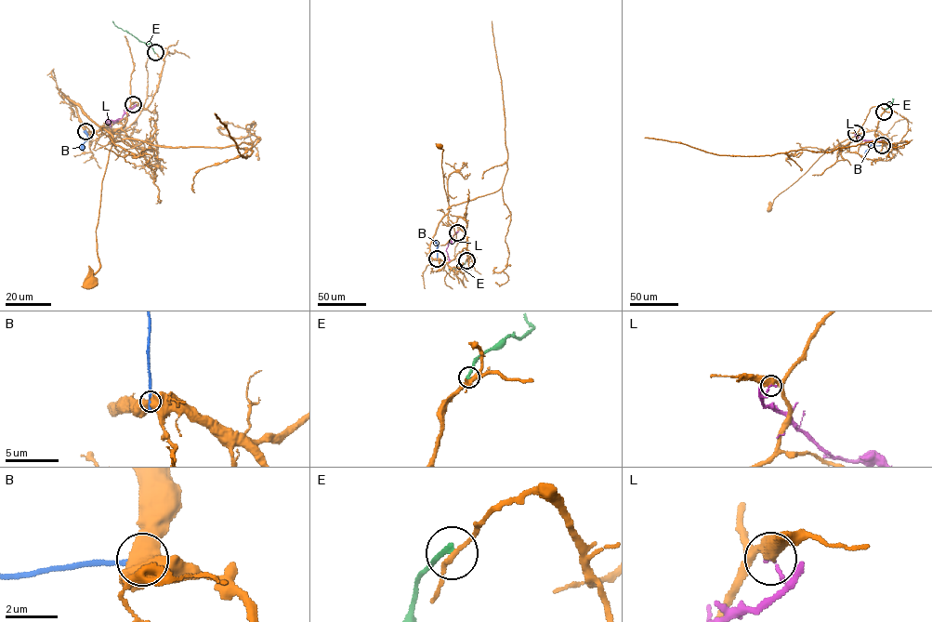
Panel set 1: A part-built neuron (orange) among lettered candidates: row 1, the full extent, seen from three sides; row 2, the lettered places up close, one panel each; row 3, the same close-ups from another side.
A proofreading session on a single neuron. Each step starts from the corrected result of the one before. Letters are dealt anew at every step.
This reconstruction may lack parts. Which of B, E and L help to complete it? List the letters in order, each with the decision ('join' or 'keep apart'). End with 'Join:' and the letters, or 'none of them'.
B: keep apart
E: keep apart
L: keep apart
Join: none of them

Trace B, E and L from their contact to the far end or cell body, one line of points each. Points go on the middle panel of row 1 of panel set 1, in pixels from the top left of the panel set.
B: (437, 258), (435, 241)
E: (466, 260), (461, 266), (449, 269)
L: (457, 232), (446, 248), (449, 262)

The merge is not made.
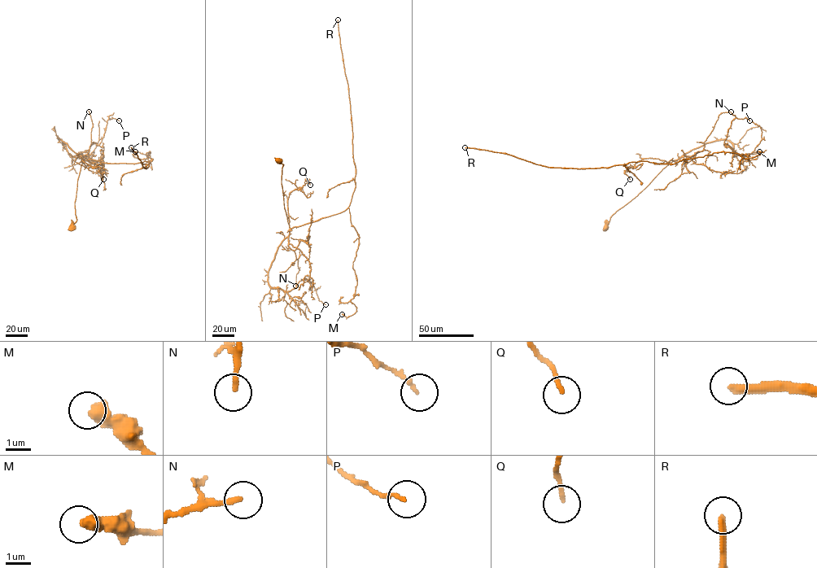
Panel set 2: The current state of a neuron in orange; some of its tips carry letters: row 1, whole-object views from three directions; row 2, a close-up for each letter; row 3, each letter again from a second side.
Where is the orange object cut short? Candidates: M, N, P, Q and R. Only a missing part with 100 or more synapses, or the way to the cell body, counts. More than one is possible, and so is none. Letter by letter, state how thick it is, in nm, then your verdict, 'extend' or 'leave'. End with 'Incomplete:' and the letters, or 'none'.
M: calibre 500 nm; leave
N: calibre 200 nm; leave
P: calibre 130 nm; leave
Q: calibre 150 nm; leave
R: calibre 280 nm; extend
Incomplete: R

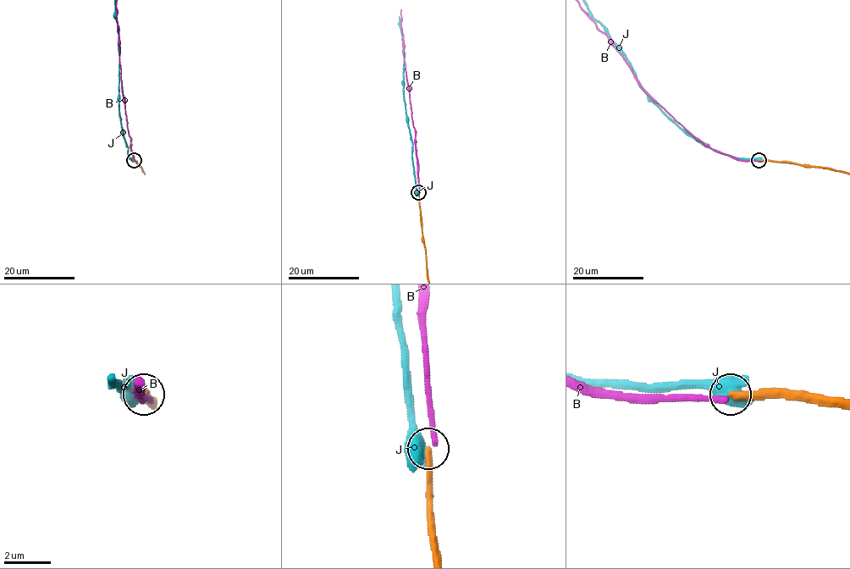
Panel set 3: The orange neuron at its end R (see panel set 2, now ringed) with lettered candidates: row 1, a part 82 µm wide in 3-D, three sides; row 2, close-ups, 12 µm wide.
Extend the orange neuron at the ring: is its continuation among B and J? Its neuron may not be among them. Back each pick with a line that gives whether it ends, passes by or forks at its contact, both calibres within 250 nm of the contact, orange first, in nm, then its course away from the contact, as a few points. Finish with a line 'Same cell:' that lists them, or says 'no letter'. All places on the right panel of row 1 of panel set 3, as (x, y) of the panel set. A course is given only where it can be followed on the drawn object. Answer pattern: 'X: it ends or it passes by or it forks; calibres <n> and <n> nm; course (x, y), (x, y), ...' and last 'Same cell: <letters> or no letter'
Same cell: no letter

